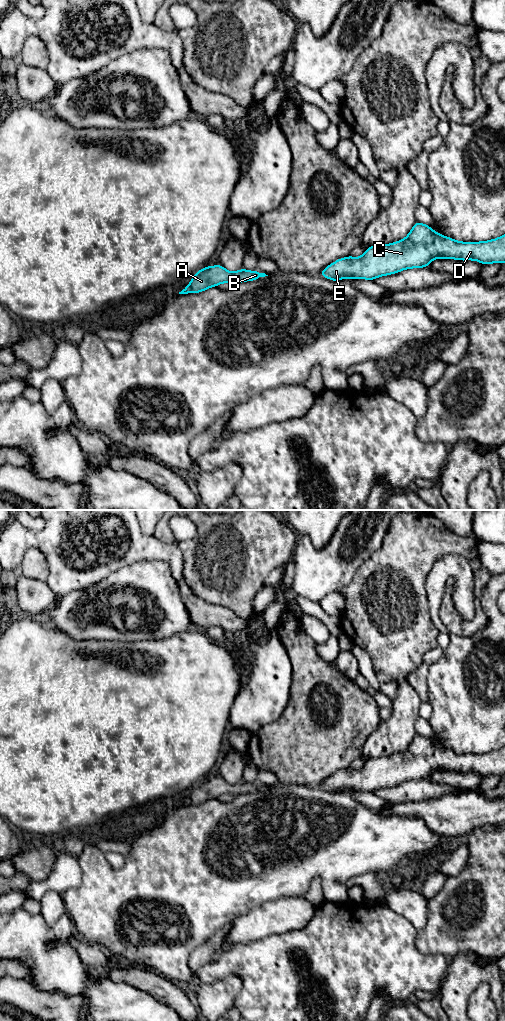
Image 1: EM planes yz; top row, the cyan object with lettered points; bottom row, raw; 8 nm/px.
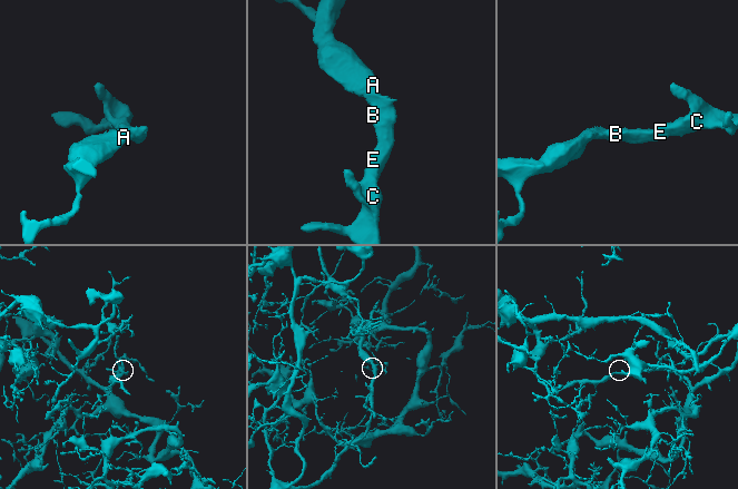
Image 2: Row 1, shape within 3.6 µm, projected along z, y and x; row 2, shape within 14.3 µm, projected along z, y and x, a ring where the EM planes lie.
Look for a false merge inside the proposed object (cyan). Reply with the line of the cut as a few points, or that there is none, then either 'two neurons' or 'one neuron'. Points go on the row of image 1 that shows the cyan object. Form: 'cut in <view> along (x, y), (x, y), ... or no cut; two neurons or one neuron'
no cut; one neuron

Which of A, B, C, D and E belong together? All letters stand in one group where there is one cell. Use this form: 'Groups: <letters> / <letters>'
Groups: A B C D E

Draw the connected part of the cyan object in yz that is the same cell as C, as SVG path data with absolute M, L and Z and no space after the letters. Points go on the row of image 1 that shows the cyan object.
M417 222L405 239L371 246L359 258L336 260L320 272L333 281L342 278L374 280L405 269L428 267L435 258L505 263L505 234L482 242L459 242Z

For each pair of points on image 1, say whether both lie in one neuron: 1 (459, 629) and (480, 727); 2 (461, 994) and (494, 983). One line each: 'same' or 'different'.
1: different
2: same

